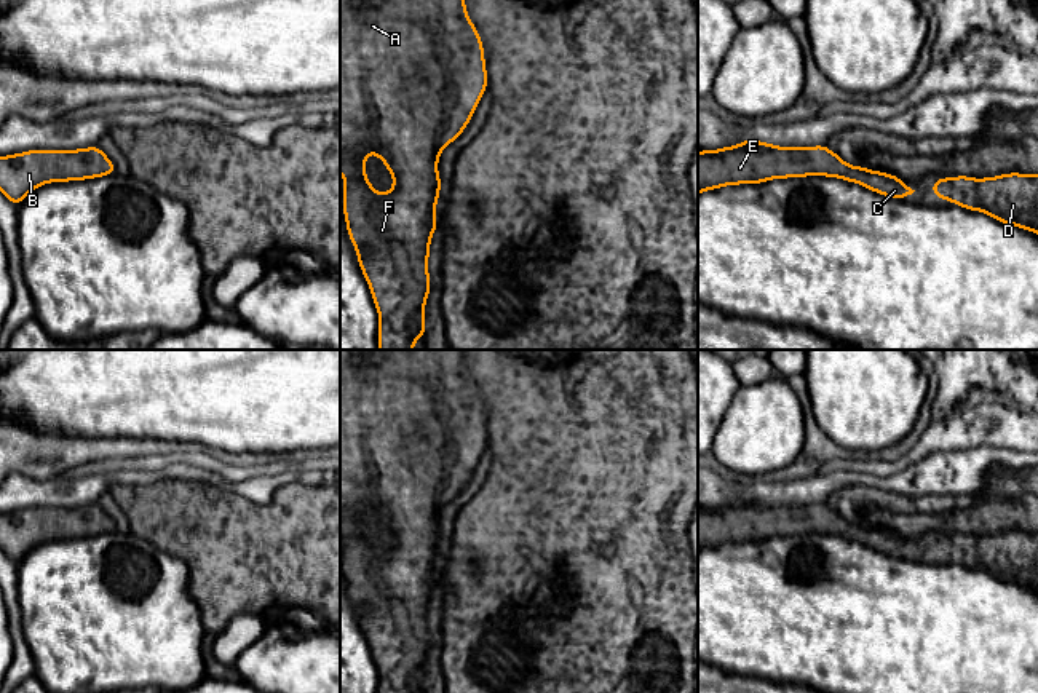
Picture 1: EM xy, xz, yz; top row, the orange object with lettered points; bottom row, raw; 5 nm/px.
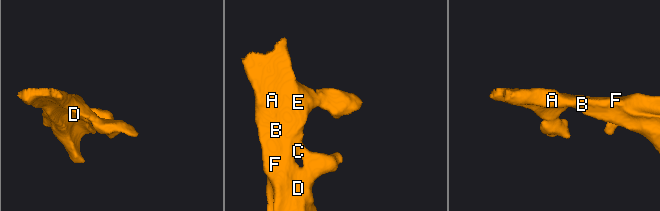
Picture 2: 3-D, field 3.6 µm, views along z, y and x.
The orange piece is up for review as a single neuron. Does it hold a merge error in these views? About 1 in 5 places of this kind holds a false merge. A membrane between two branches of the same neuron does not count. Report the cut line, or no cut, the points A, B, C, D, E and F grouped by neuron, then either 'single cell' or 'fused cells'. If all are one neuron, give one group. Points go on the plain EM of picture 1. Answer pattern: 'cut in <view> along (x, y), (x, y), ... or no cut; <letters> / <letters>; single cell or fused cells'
no cut; A B C D E F; single cell

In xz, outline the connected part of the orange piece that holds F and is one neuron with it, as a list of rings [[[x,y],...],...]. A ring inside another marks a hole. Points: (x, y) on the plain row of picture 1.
[[[340,350],[340,530],[343,533],[343,575],[348,594],[356,607],[359,626],[366,634],[374,663],[378,669],[377,693],[425,693],[425,663],[430,648],[430,600],[438,584],[436,559],[441,556],[438,521],[442,508],[452,501],[468,484],[473,471],[487,447],[487,426],[484,404],[477,386],[469,378],[463,350]],[[366,513],[378,513],[393,533],[393,546],[378,551],[364,529]]]

